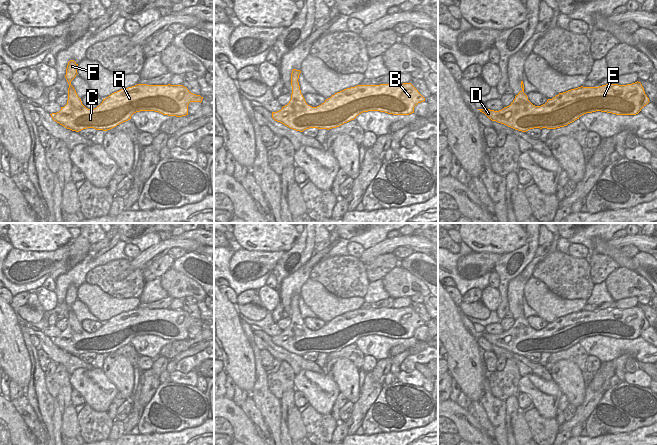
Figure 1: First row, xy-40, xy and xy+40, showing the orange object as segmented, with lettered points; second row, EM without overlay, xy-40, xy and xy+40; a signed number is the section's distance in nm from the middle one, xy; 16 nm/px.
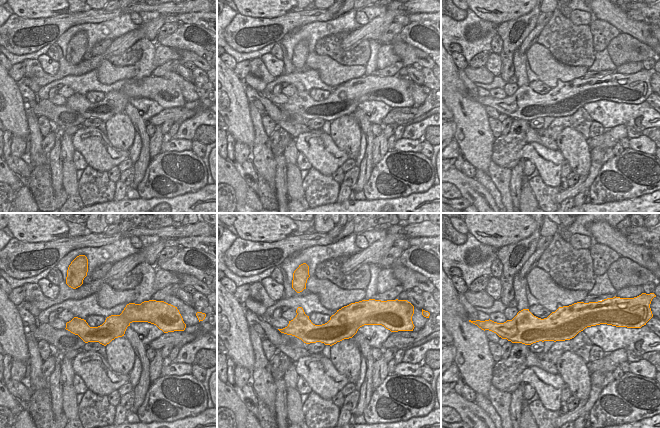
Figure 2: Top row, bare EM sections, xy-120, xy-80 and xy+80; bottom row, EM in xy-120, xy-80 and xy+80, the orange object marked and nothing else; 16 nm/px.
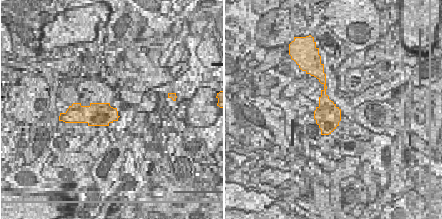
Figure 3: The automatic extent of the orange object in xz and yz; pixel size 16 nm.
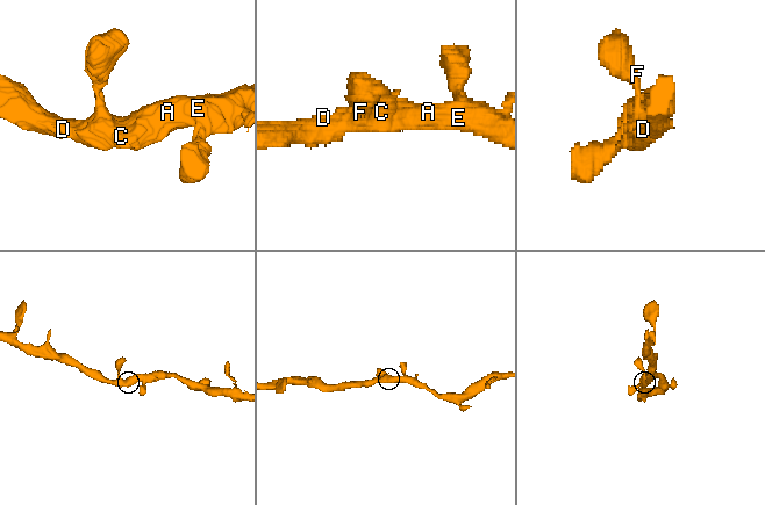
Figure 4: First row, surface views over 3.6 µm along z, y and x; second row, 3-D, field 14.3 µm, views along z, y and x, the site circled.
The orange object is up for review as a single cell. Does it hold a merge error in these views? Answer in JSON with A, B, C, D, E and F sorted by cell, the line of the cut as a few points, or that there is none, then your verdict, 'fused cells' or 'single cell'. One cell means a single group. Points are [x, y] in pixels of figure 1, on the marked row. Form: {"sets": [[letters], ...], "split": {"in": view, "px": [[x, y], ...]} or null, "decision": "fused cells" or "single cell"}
{"sets": [["A", "B", "C", "D", "E", "F"]], "split": null, "decision": "single cell"}

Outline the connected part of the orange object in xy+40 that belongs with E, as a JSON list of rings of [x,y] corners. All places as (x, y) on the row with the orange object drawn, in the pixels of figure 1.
[[[521,81],[522,90],[515,96],[513,102],[502,110],[494,111],[487,108],[478,109],[492,121],[504,124],[515,130],[526,132],[534,128],[556,129],[567,126],[586,113],[596,111],[612,113],[616,115],[636,115],[650,101],[645,94],[640,82],[627,85],[606,84],[599,87],[578,87],[559,93],[541,106],[533,105],[524,93],[524,84]]]

